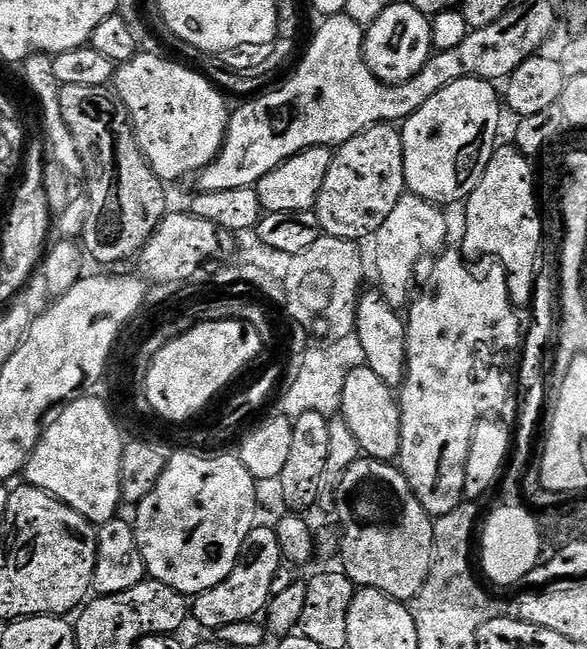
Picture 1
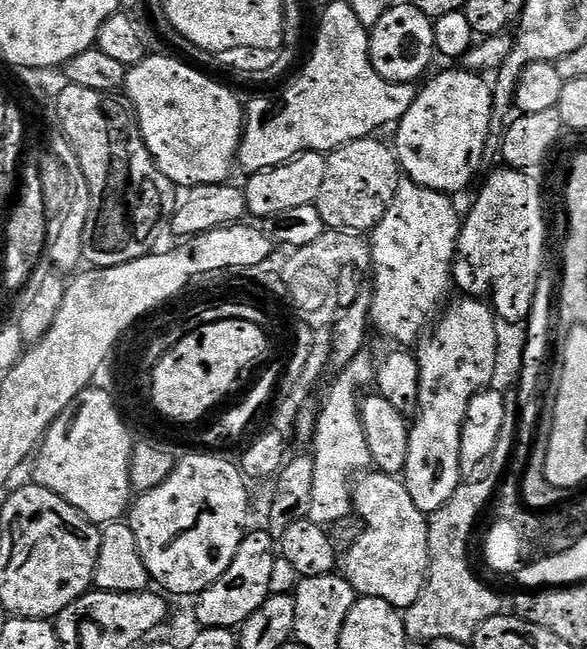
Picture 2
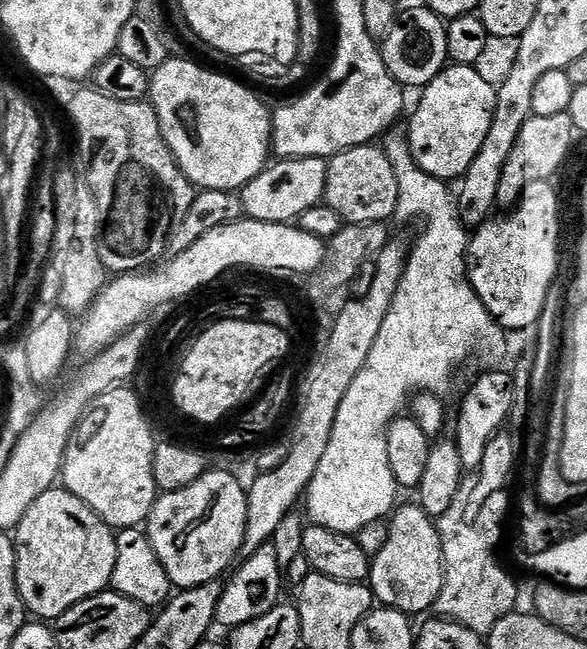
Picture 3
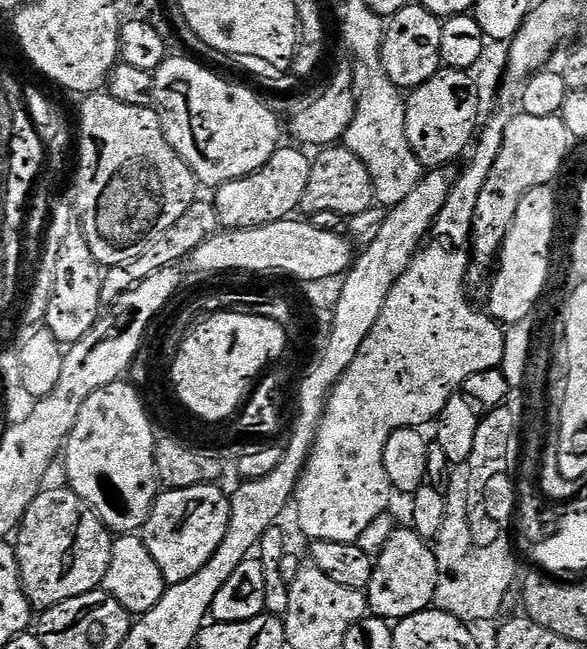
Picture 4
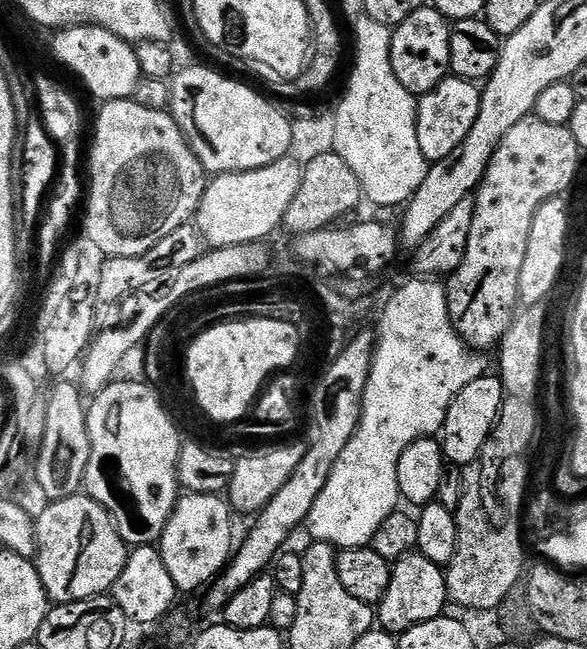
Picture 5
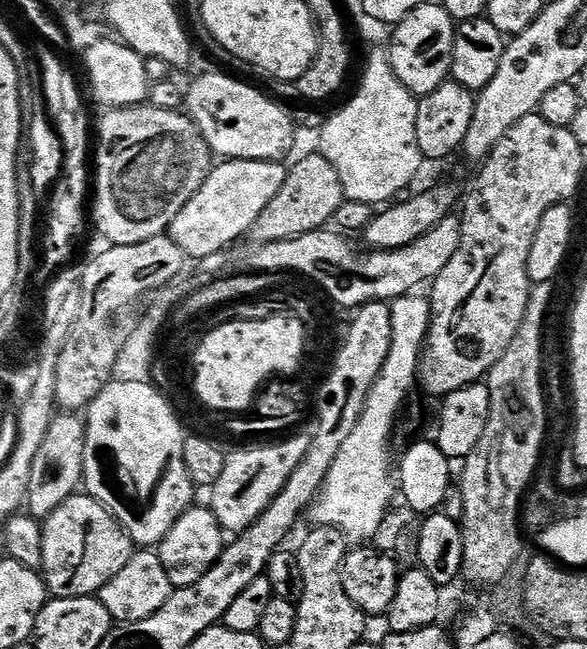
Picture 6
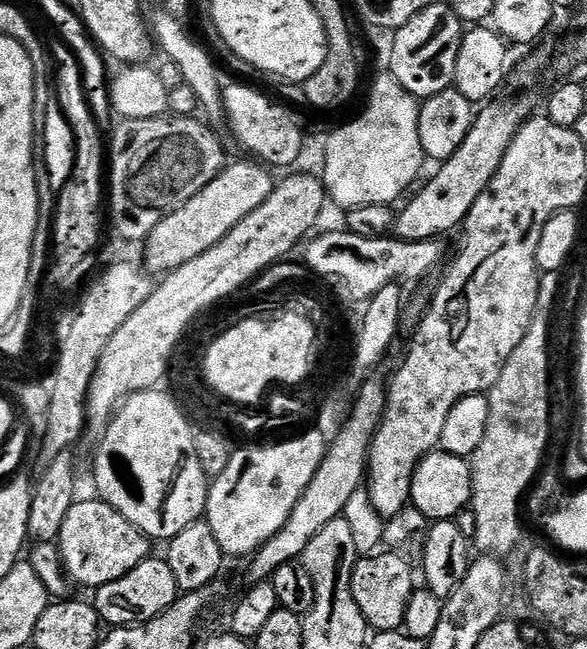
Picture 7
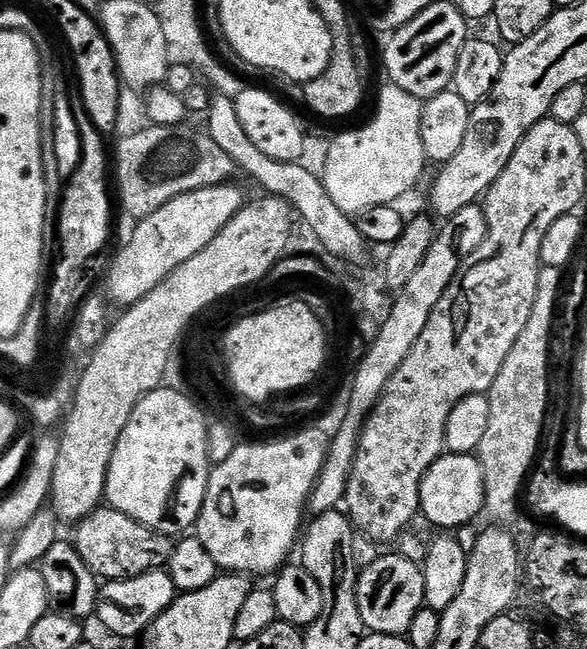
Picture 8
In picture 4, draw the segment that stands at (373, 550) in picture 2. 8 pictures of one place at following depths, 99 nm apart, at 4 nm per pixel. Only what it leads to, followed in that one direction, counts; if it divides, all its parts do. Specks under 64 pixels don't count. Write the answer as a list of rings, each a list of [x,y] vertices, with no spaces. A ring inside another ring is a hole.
[[[408,526],[397,527],[375,562],[376,570],[366,589],[371,615],[395,622],[433,607],[440,577],[436,553],[433,545],[422,539],[415,530]]]

